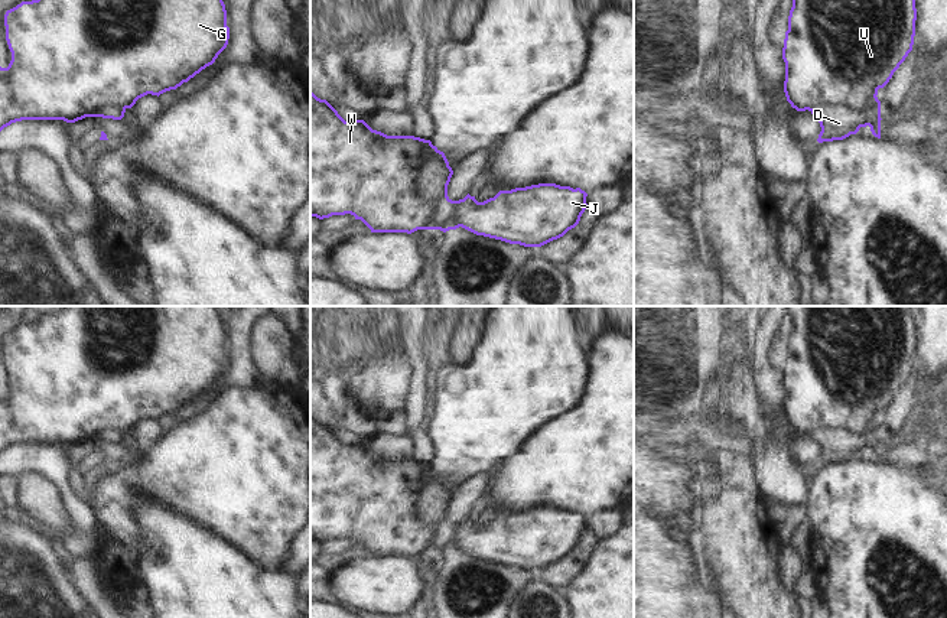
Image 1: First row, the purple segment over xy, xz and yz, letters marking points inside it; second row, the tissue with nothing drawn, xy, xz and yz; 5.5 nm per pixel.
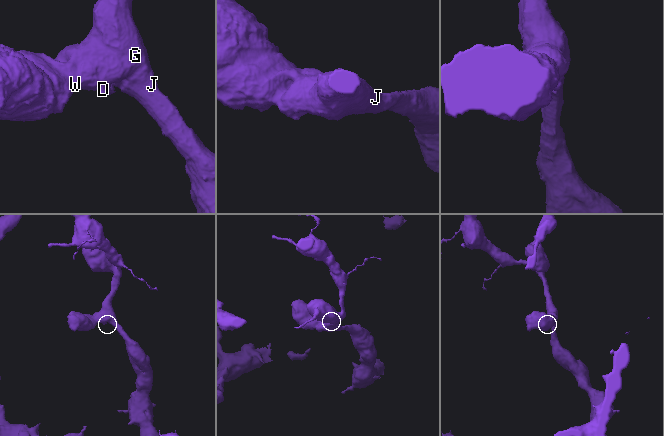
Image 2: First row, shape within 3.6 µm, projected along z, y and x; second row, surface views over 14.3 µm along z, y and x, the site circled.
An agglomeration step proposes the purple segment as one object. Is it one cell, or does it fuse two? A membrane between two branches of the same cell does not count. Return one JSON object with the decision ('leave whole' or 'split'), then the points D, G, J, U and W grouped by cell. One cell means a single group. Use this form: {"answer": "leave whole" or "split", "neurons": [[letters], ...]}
{"answer": "split", "neurons": [["D"], ["G", "J", "U", "W"]]}

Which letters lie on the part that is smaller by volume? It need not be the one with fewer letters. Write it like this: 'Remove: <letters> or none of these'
Remove: D

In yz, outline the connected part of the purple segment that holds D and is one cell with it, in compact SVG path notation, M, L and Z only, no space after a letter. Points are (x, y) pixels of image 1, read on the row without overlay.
M878 414L869 423L865 433L853 433L837 426L814 432L811 438L819 443L821 455L817 465L843 464L856 458L860 451L870 451L875 461L881 462L881 425Z

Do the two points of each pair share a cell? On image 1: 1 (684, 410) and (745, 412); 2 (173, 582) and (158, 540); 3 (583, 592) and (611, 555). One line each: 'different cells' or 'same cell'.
1: different cells
2: same cell
3: same cell

